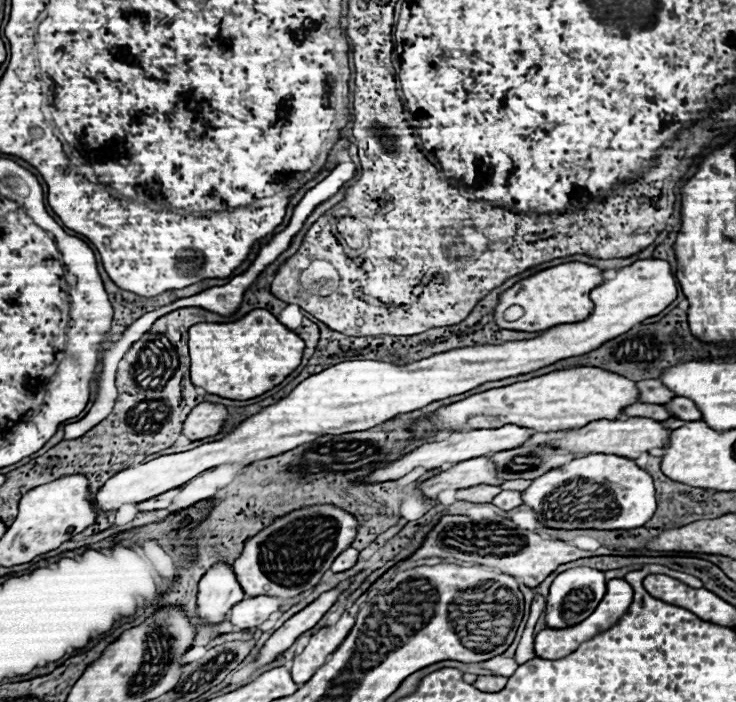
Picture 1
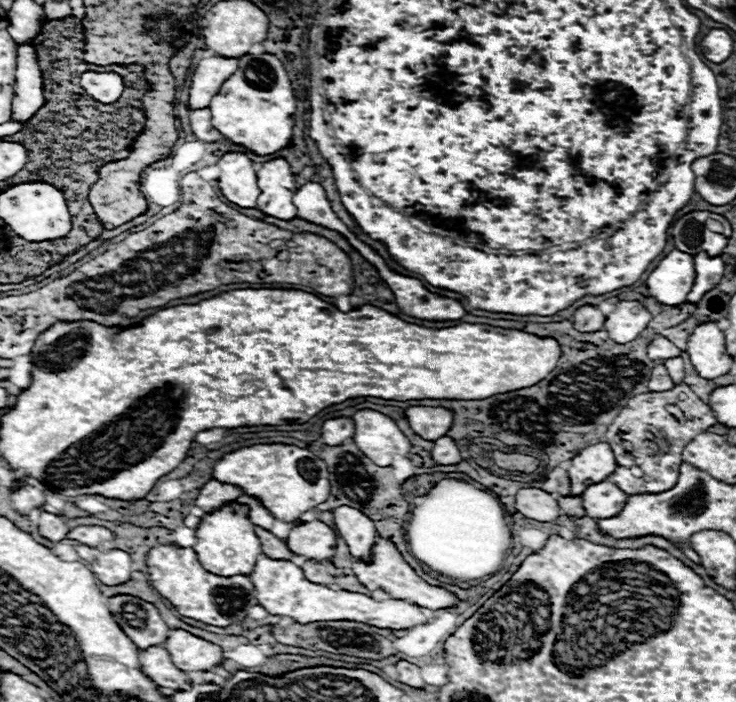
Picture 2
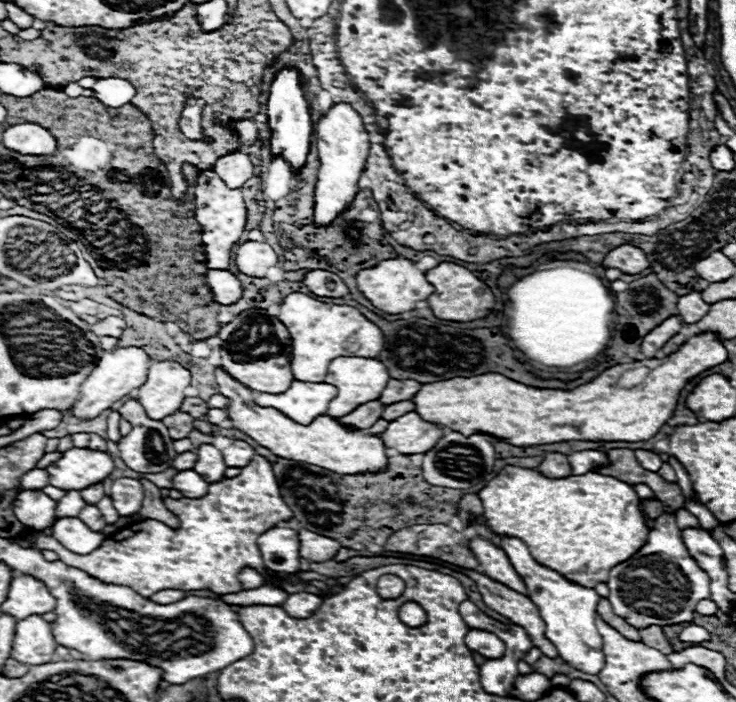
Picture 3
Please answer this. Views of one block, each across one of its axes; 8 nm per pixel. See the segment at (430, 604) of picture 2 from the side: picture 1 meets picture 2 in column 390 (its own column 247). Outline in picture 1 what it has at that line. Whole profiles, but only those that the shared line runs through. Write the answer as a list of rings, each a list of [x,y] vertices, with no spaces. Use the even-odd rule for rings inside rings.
[[[312,506],[280,516],[274,524],[250,538],[244,552],[234,562],[234,574],[244,594],[294,598],[312,590],[322,574],[330,570],[334,558],[346,550],[356,536],[356,520],[352,514],[334,506]]]

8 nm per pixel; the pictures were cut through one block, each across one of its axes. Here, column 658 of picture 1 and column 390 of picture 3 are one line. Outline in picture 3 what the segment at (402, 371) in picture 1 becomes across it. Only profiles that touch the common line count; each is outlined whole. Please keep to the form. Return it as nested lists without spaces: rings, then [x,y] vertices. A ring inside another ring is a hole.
[[[390,258],[390,260],[380,262],[374,268],[362,270],[356,276],[356,284],[358,284],[358,290],[376,308],[380,308],[380,310],[384,310],[388,314],[402,314],[402,312],[414,310],[414,302],[426,300],[432,294],[432,290],[434,290],[434,286],[426,280],[426,276],[420,270],[416,270],[414,262],[406,260],[406,258]]]

